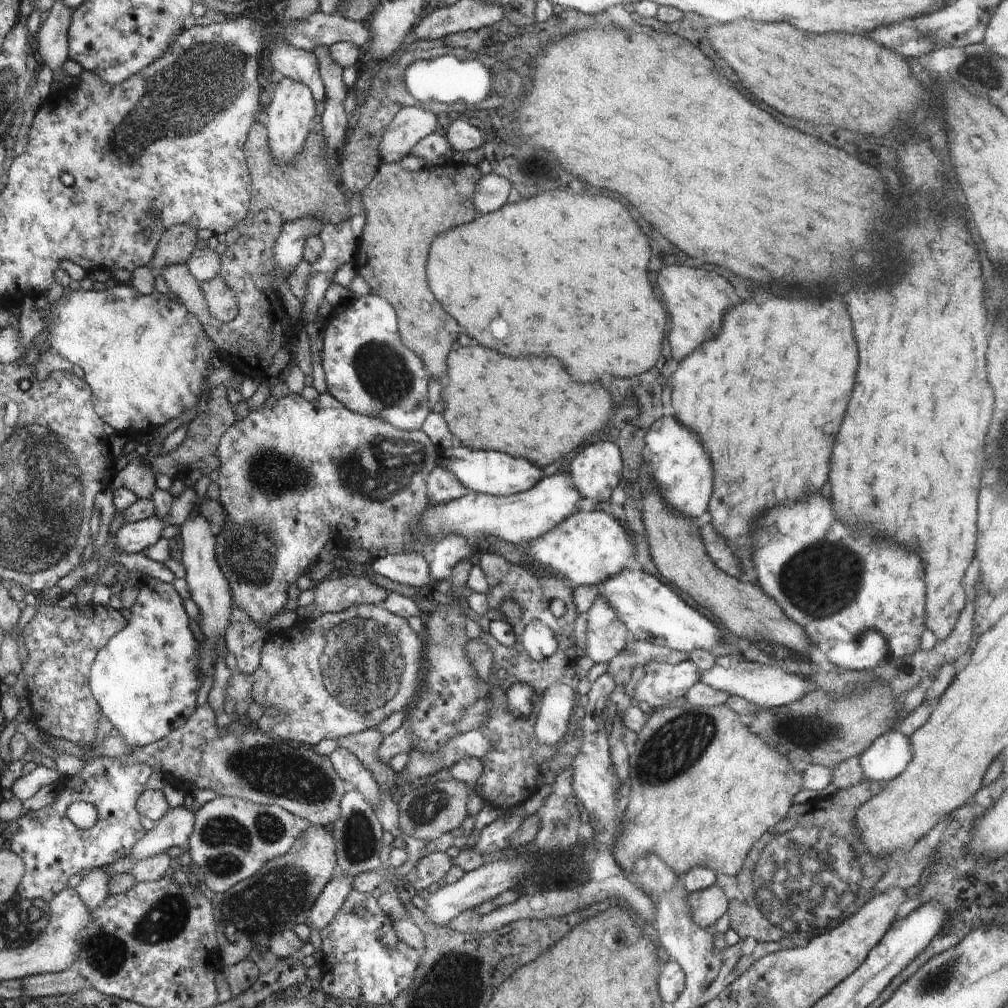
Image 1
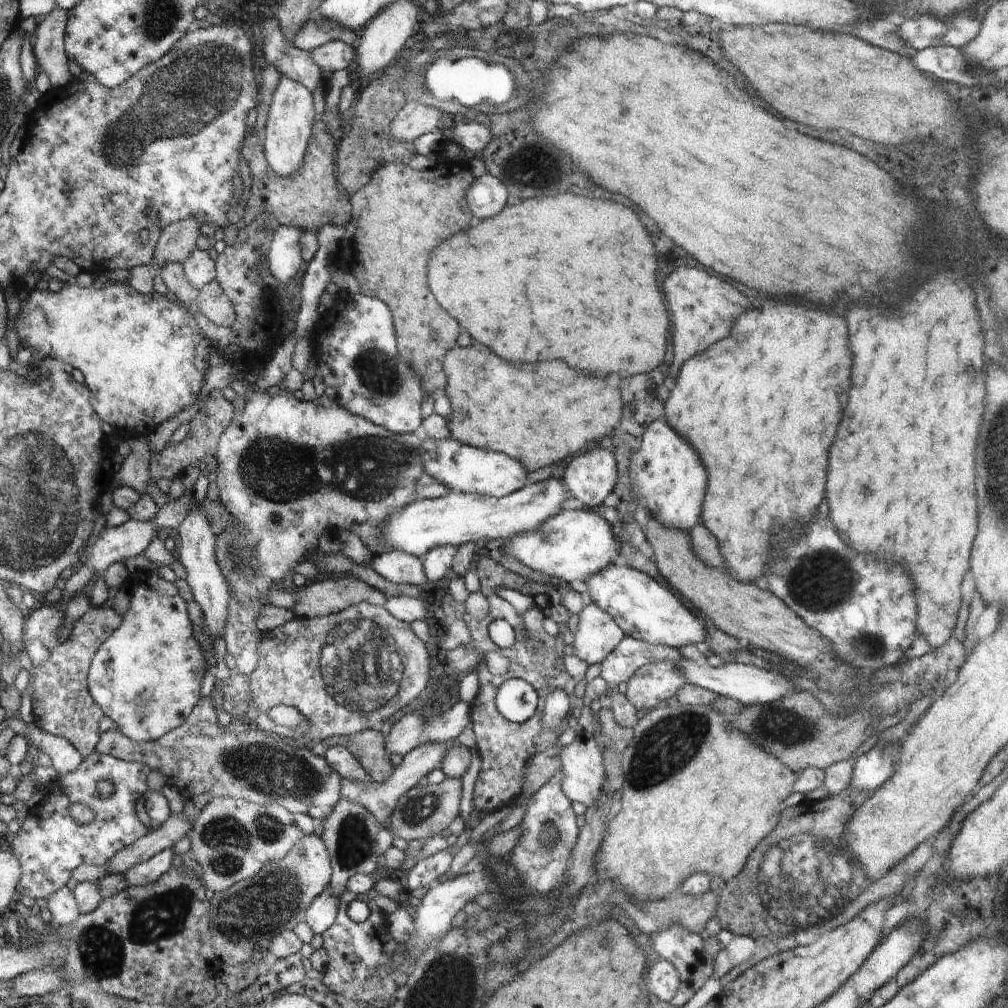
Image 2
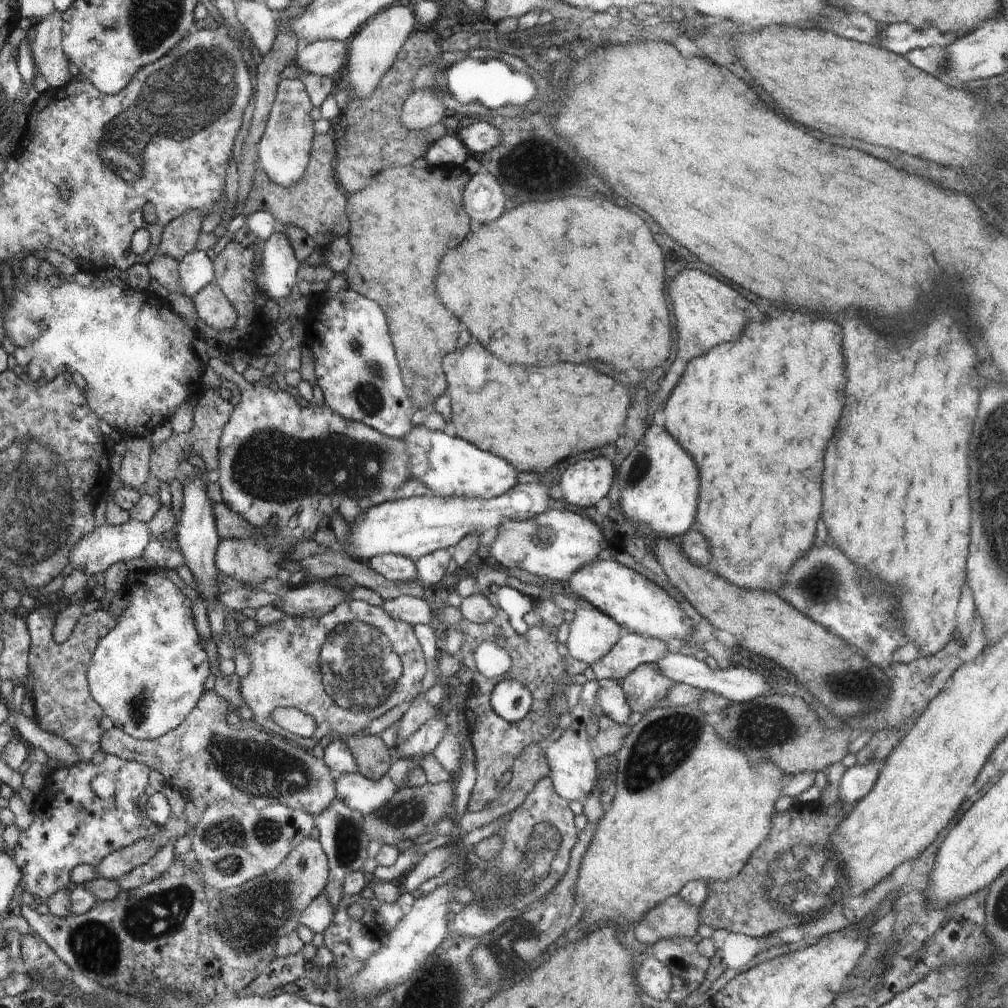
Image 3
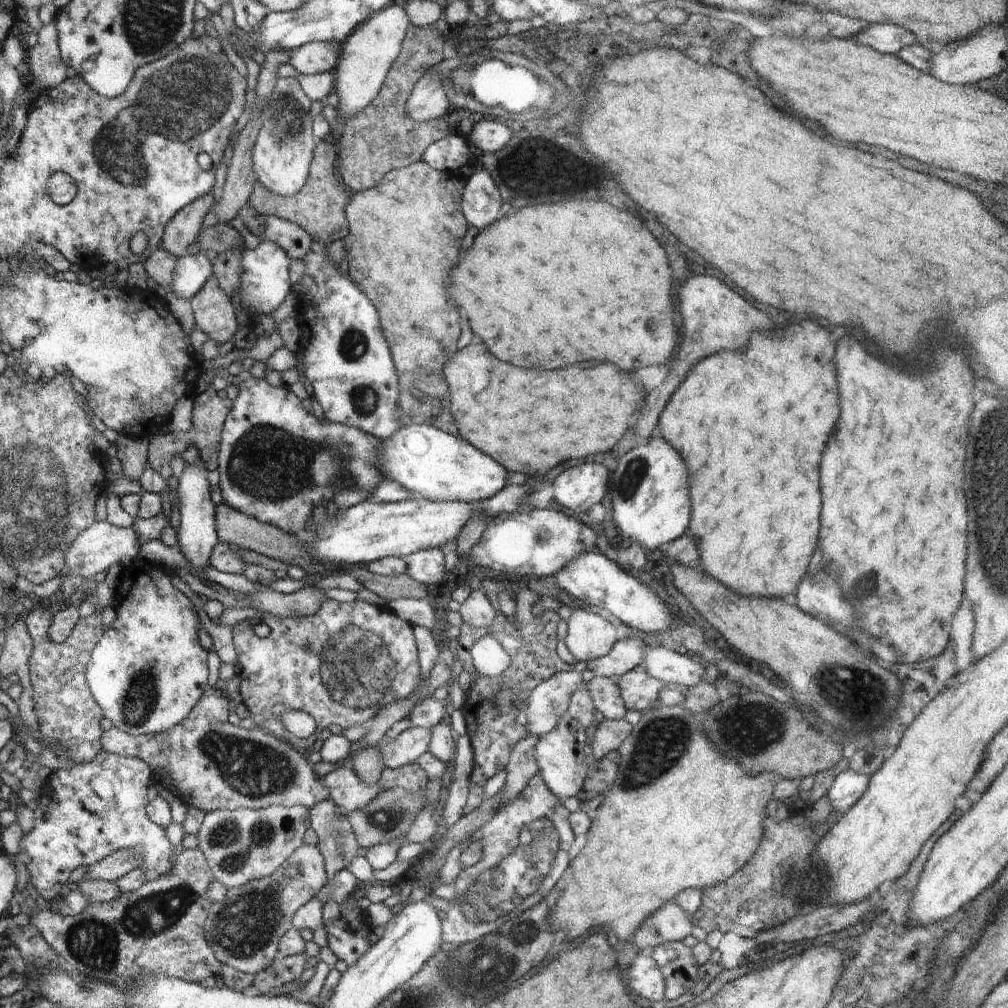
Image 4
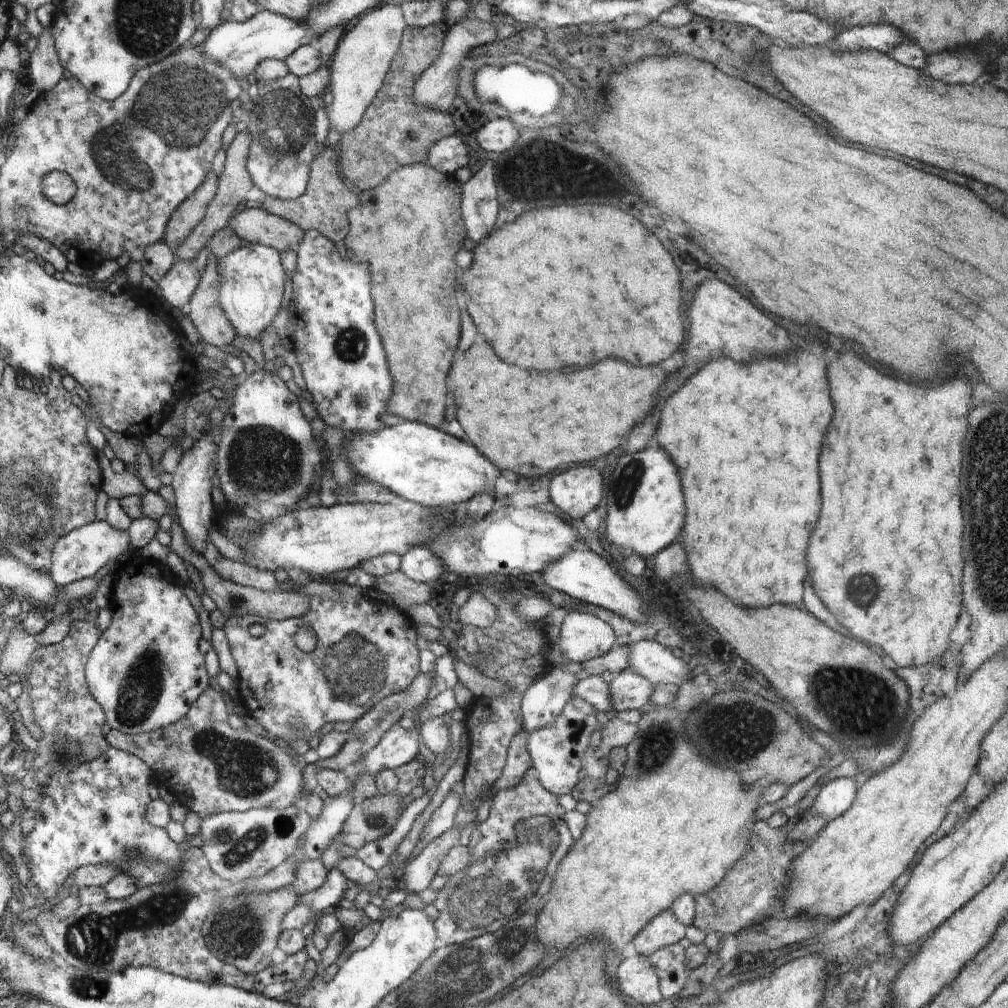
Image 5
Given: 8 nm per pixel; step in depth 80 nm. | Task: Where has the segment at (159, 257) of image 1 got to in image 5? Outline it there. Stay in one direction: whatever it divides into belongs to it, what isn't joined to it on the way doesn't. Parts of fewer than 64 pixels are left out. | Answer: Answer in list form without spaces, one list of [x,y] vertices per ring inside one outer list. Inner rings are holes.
[[[216,174],[207,175],[207,180],[202,188],[183,201],[174,212],[174,215],[169,220],[164,238],[164,242],[170,248],[179,247],[198,222],[203,219],[208,203],[216,194],[218,181],[219,178],[216,177]]]

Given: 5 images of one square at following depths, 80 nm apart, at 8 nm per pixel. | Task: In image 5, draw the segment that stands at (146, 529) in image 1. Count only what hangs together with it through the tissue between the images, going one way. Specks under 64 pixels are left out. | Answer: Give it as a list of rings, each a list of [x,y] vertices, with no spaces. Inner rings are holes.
[[[106,521],[85,524],[84,527],[77,528],[59,538],[53,552],[51,579],[62,590],[70,582],[80,580],[80,578],[93,577],[102,566],[106,566],[108,562],[126,554],[130,550],[130,541],[131,536],[127,531],[110,527]]]

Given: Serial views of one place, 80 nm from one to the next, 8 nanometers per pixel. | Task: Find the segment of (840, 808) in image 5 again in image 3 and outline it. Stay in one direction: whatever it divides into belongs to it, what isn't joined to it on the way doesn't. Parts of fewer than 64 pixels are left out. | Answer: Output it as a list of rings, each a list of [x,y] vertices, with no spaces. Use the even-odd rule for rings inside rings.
[[[874,757],[867,763],[856,762],[853,767],[847,768],[839,784],[839,798],[849,803],[856,803],[865,797],[878,779],[884,762],[885,758]]]

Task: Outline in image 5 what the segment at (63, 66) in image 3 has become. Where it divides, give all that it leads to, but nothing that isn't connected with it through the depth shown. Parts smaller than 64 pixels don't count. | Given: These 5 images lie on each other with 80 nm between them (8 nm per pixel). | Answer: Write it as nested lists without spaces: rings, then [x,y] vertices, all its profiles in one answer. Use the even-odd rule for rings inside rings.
[[[50,28],[44,29],[37,39],[36,48],[25,57],[32,79],[30,94],[44,93],[51,89],[62,80],[65,69],[60,64]]]

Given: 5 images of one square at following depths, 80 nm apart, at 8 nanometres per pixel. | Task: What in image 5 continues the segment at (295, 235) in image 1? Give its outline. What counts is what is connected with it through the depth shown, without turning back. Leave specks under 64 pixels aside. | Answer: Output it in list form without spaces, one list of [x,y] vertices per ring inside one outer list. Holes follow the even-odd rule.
[[[256,243],[217,260],[217,273],[223,276],[219,299],[239,335],[257,338],[278,314],[284,294],[282,263],[278,249]]]

